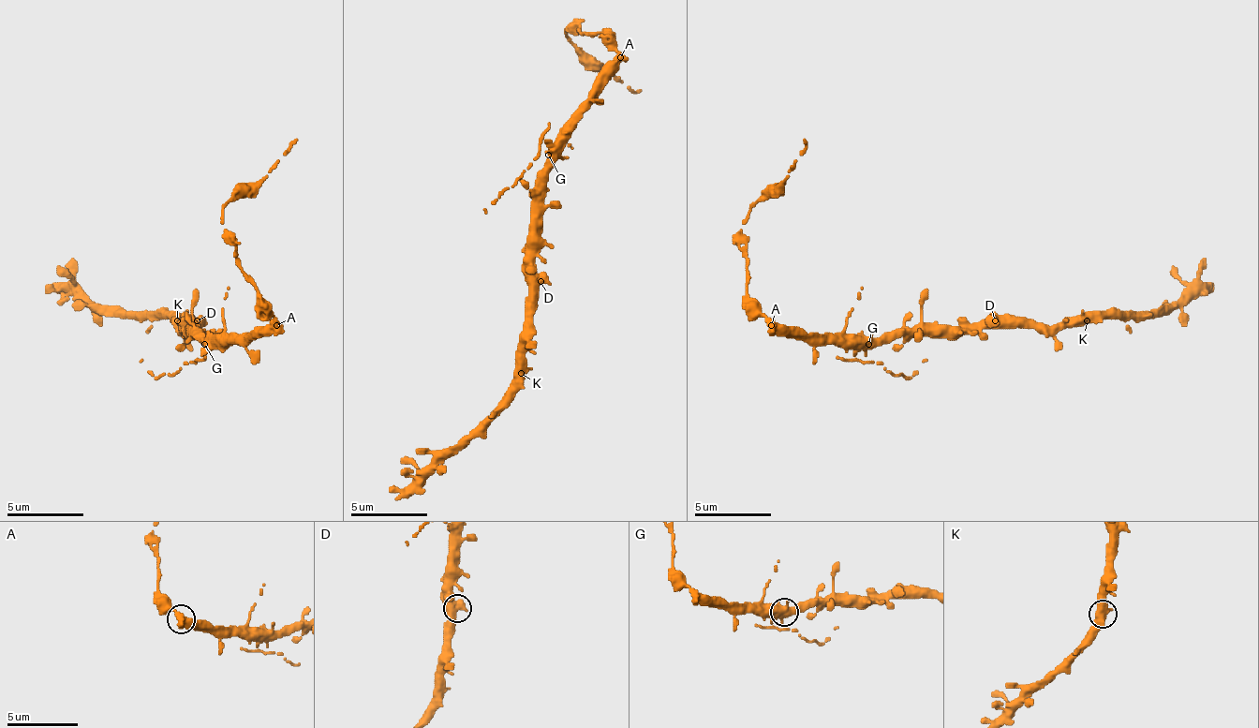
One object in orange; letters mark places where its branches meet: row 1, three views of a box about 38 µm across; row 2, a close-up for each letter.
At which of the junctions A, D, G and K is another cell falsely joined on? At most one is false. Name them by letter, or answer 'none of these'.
A

